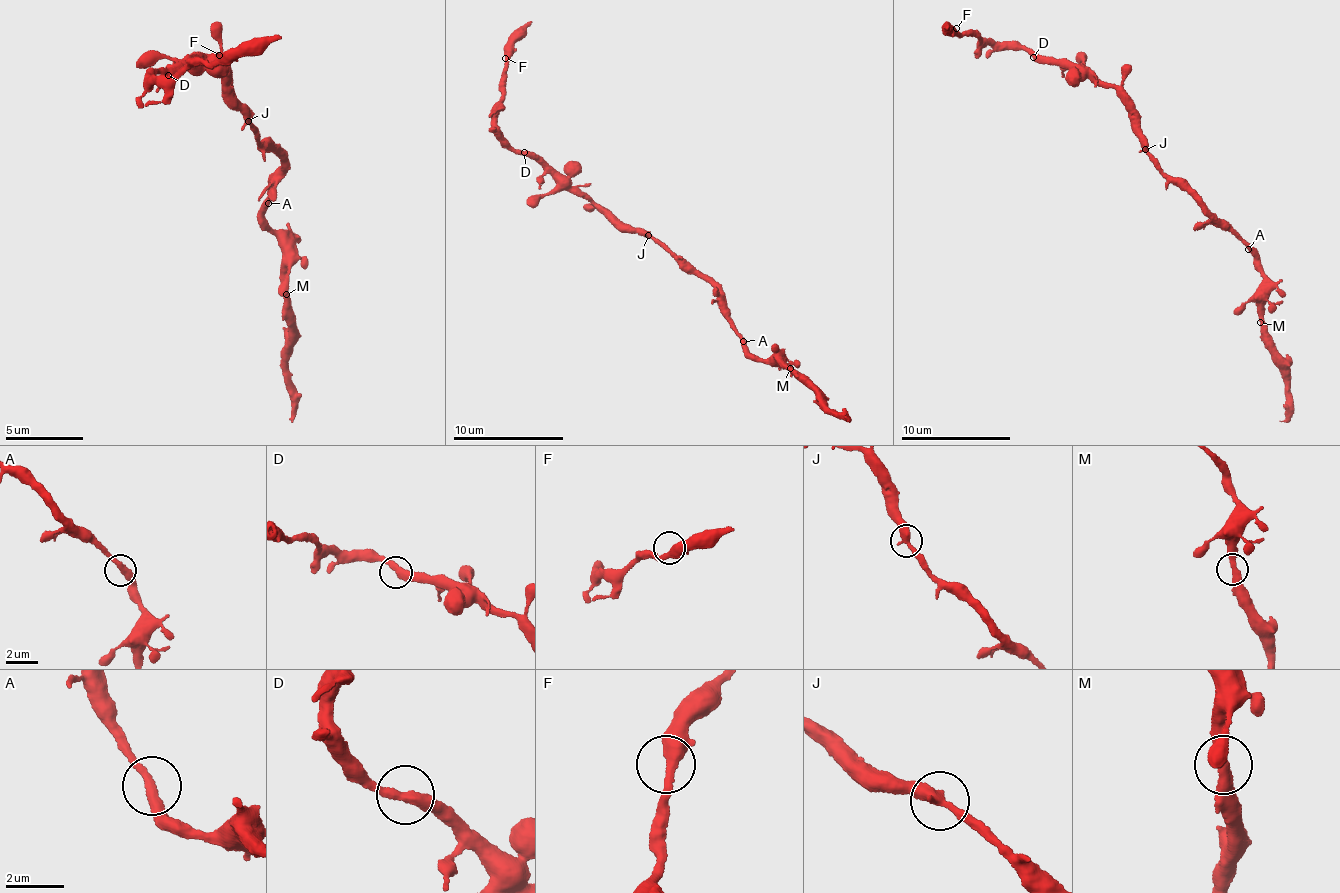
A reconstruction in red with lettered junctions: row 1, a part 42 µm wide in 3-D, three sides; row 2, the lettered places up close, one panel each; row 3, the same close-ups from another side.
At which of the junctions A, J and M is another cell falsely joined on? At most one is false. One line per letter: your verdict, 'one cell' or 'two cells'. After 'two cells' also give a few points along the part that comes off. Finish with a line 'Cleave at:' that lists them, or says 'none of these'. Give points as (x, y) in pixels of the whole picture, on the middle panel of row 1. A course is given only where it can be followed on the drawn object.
A: one cell
J: one cell
M: one cell
Cleave at: none of these

